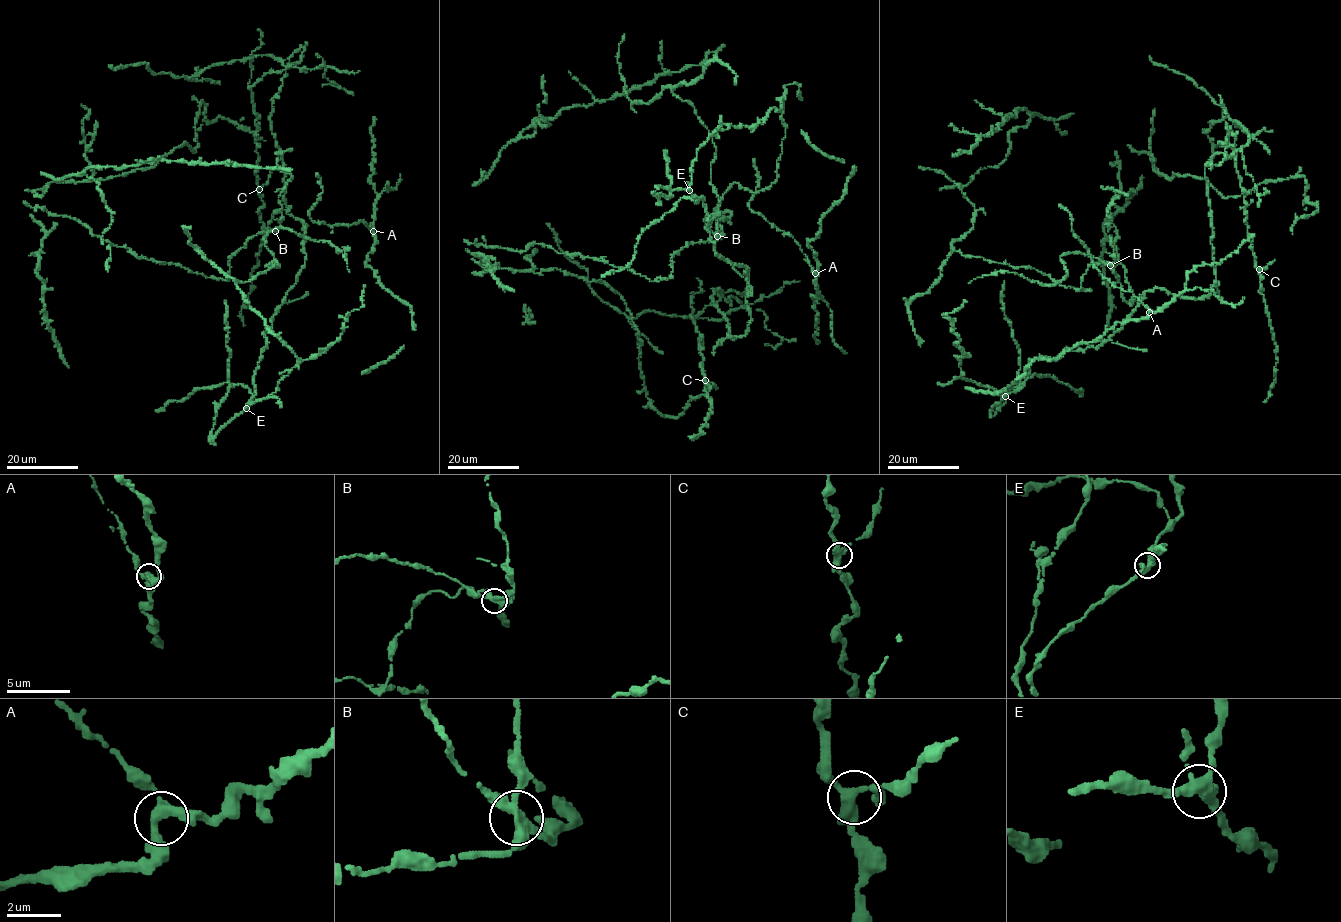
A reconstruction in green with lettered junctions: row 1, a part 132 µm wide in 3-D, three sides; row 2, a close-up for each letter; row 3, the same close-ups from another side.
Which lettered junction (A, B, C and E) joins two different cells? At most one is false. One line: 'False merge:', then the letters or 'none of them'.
False merge: none of them

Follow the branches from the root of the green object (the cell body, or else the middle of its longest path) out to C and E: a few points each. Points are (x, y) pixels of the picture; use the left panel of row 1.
C: (358, 309), (248, 408), (264, 332), (306, 258), (271, 131), (278, 71), (252, 87), (259, 189)
E: (358, 309), (347, 314), (343, 333), (325, 351), (301, 360), (279, 381), (273, 393), (250, 402), (246, 408)

